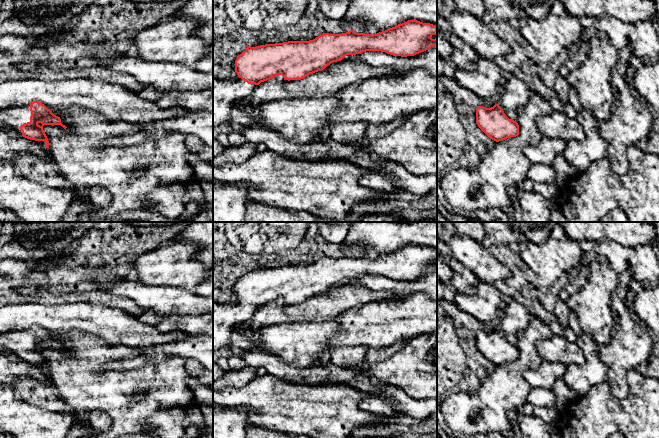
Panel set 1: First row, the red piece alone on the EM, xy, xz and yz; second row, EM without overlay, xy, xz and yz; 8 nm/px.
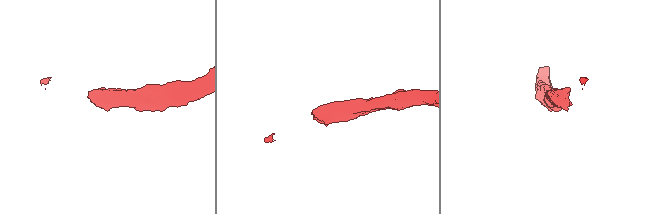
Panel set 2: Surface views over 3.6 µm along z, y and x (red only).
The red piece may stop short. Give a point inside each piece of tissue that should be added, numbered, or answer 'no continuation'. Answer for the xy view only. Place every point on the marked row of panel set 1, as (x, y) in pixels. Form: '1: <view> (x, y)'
1: xy (13, 117)

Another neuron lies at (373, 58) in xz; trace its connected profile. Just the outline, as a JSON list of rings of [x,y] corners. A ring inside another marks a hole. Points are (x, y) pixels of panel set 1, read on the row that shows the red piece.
[[[437,46],[414,56],[393,56],[381,51],[366,51],[356,55],[347,55],[342,60],[357,59],[373,67],[389,67],[396,71],[408,72],[422,68],[437,76]]]

